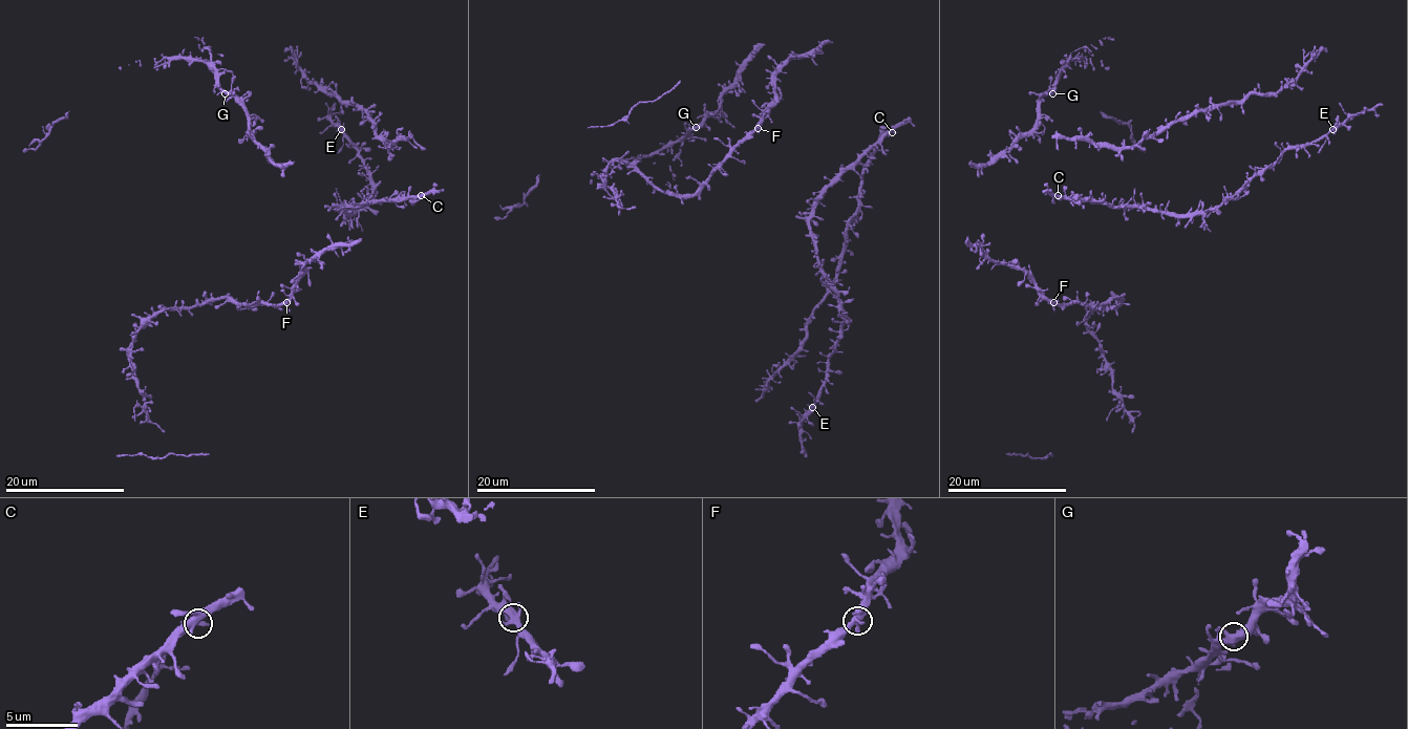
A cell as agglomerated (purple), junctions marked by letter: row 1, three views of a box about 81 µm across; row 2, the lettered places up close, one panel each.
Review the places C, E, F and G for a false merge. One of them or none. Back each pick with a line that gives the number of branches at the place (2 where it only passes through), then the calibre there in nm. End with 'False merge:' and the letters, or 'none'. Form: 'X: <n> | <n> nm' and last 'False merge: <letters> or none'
False merge: none

